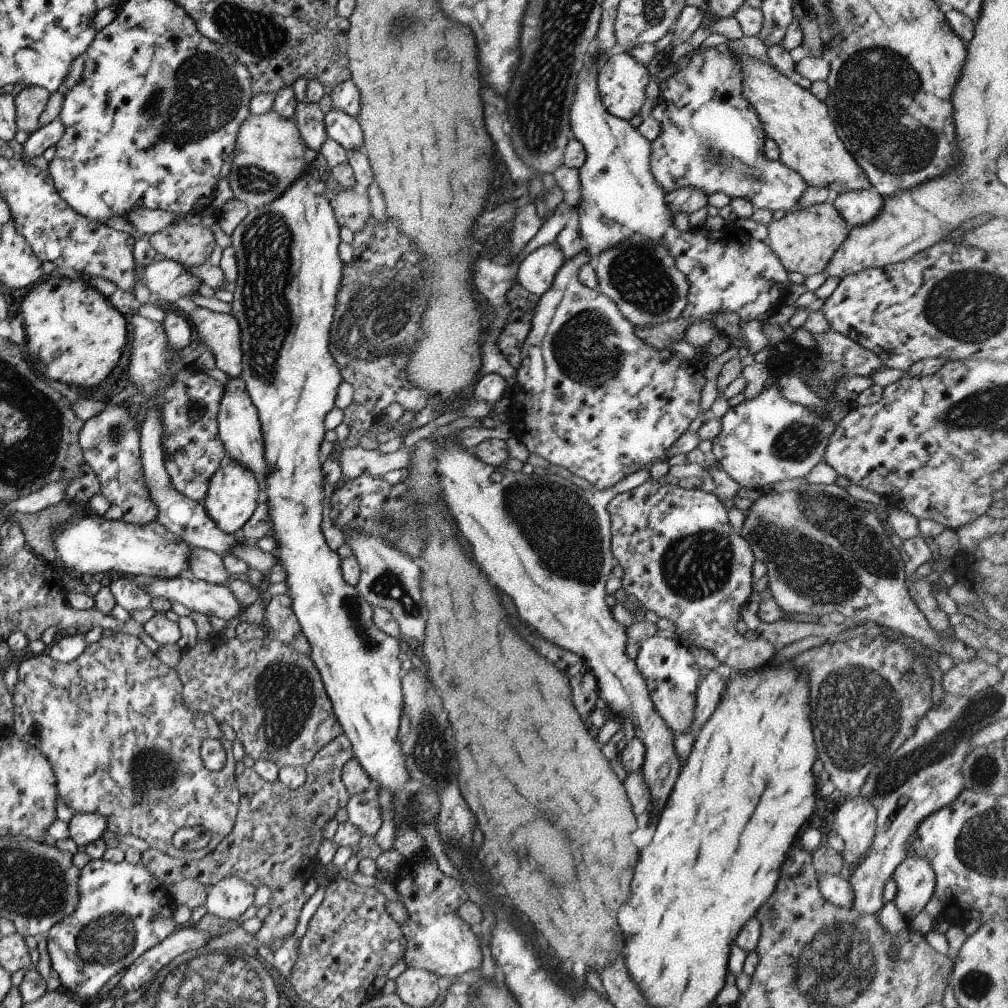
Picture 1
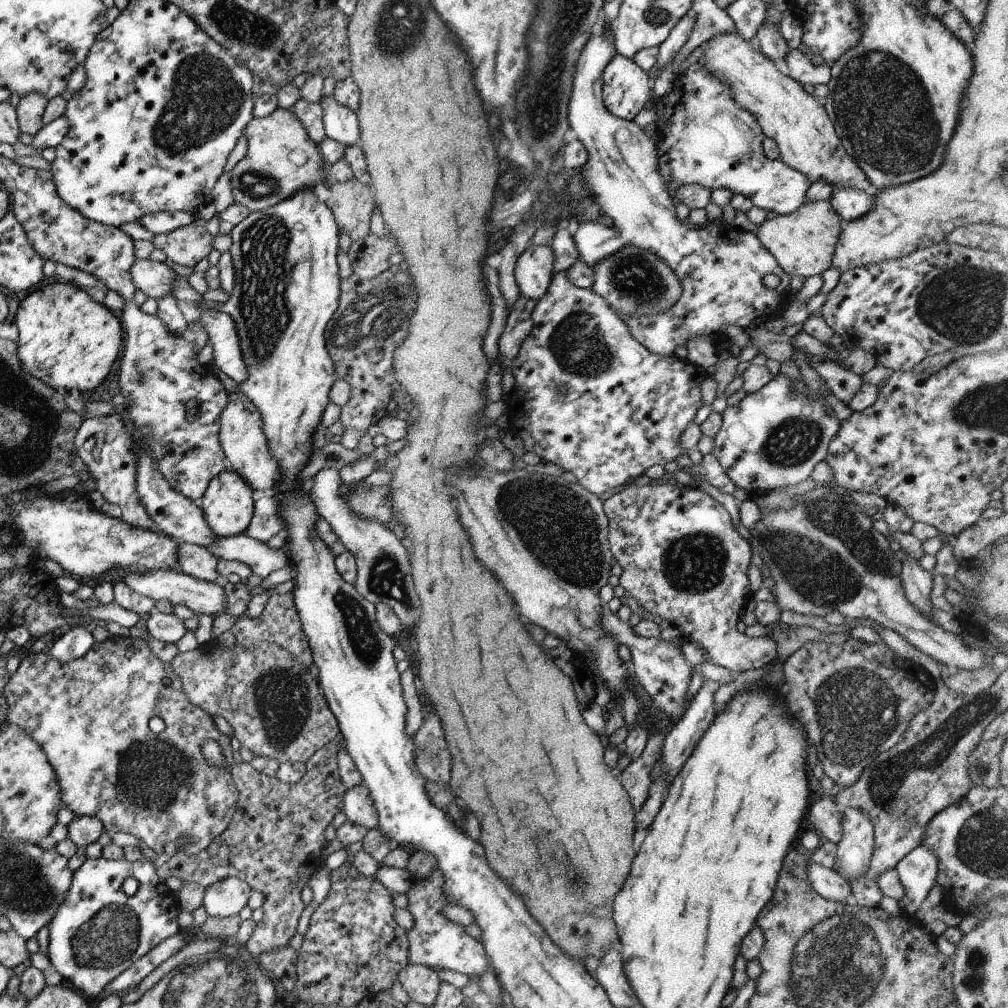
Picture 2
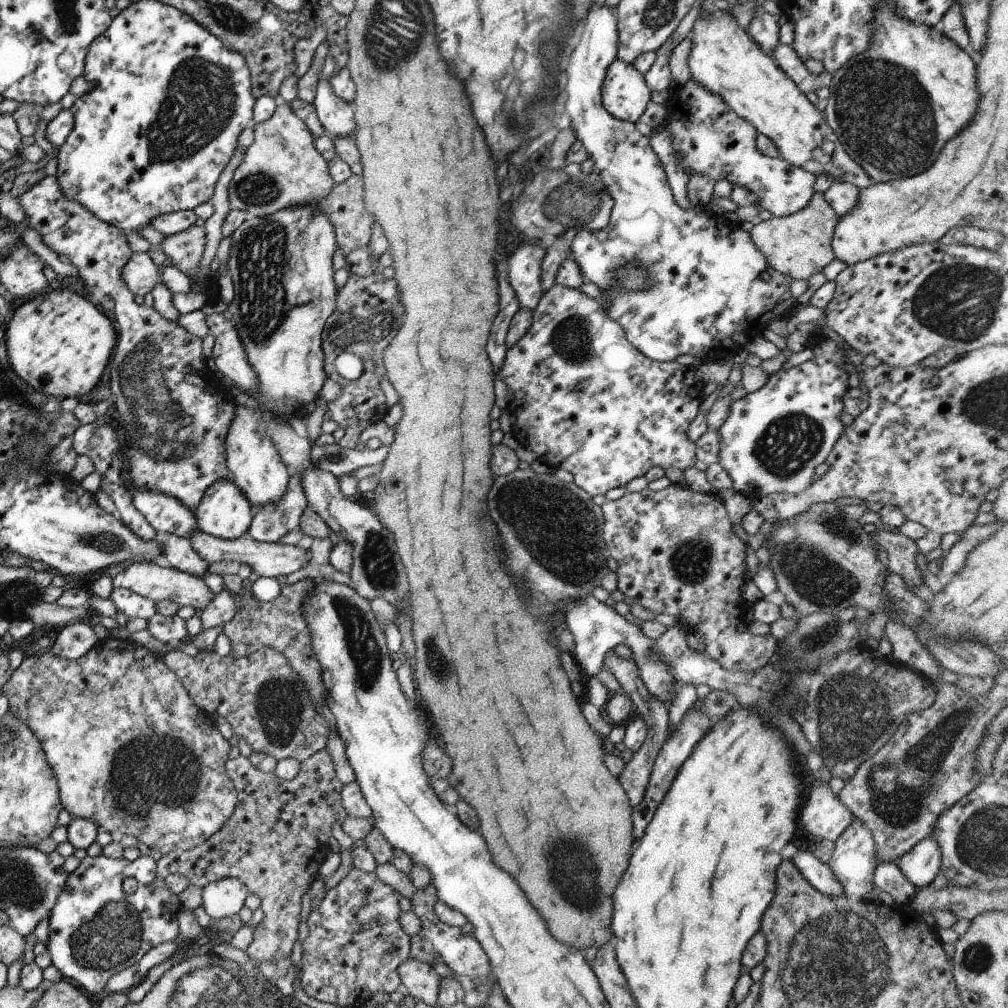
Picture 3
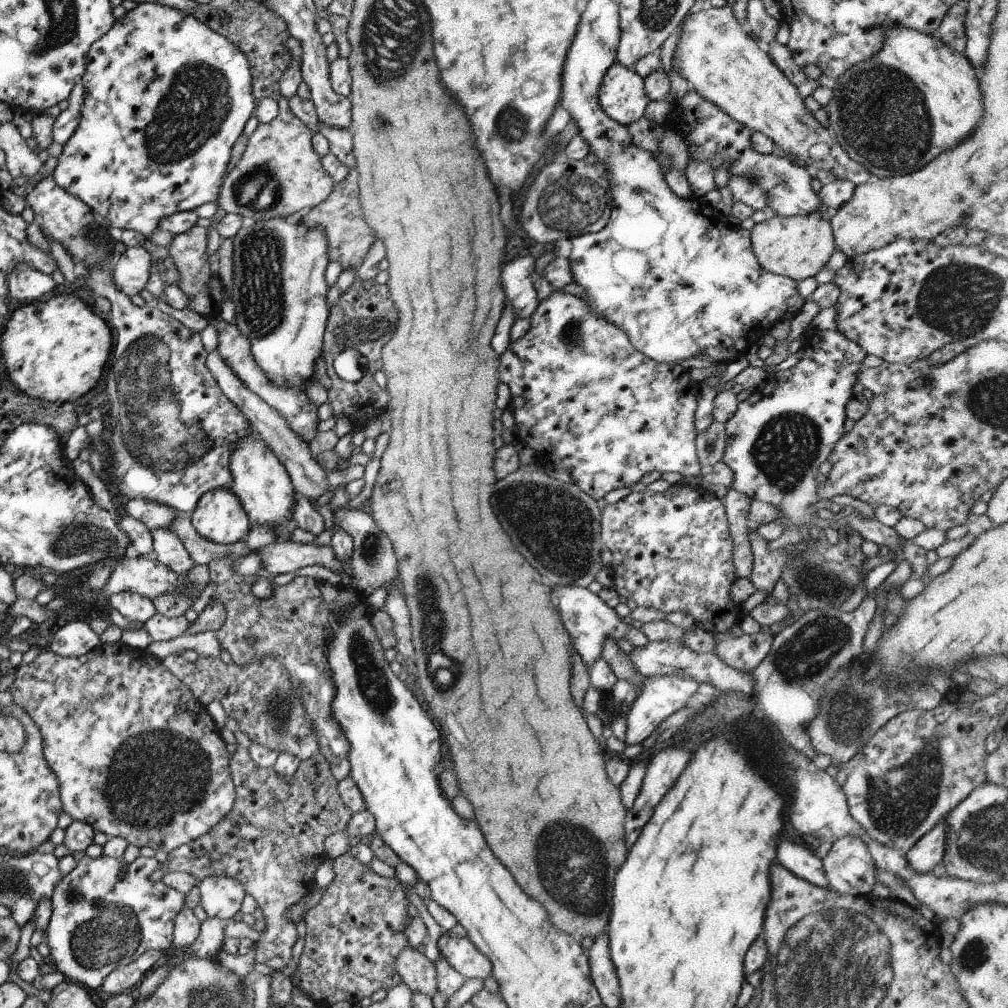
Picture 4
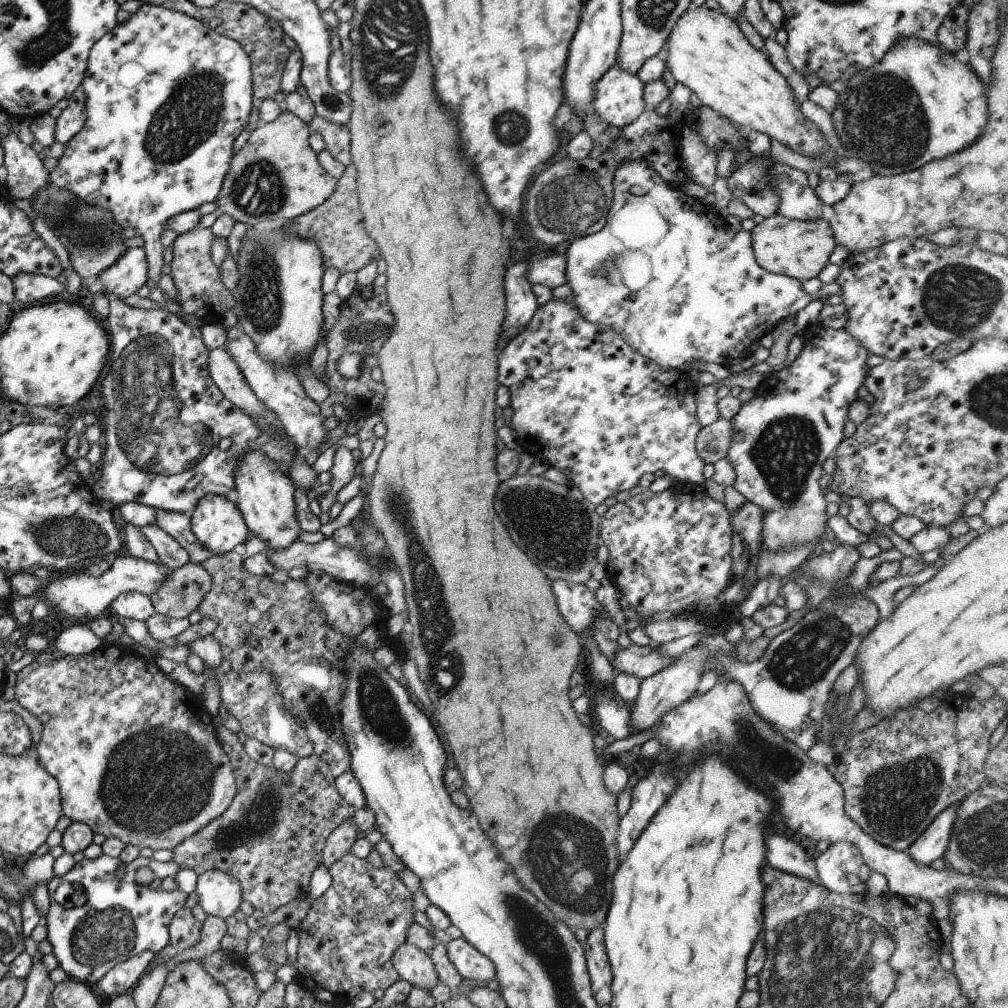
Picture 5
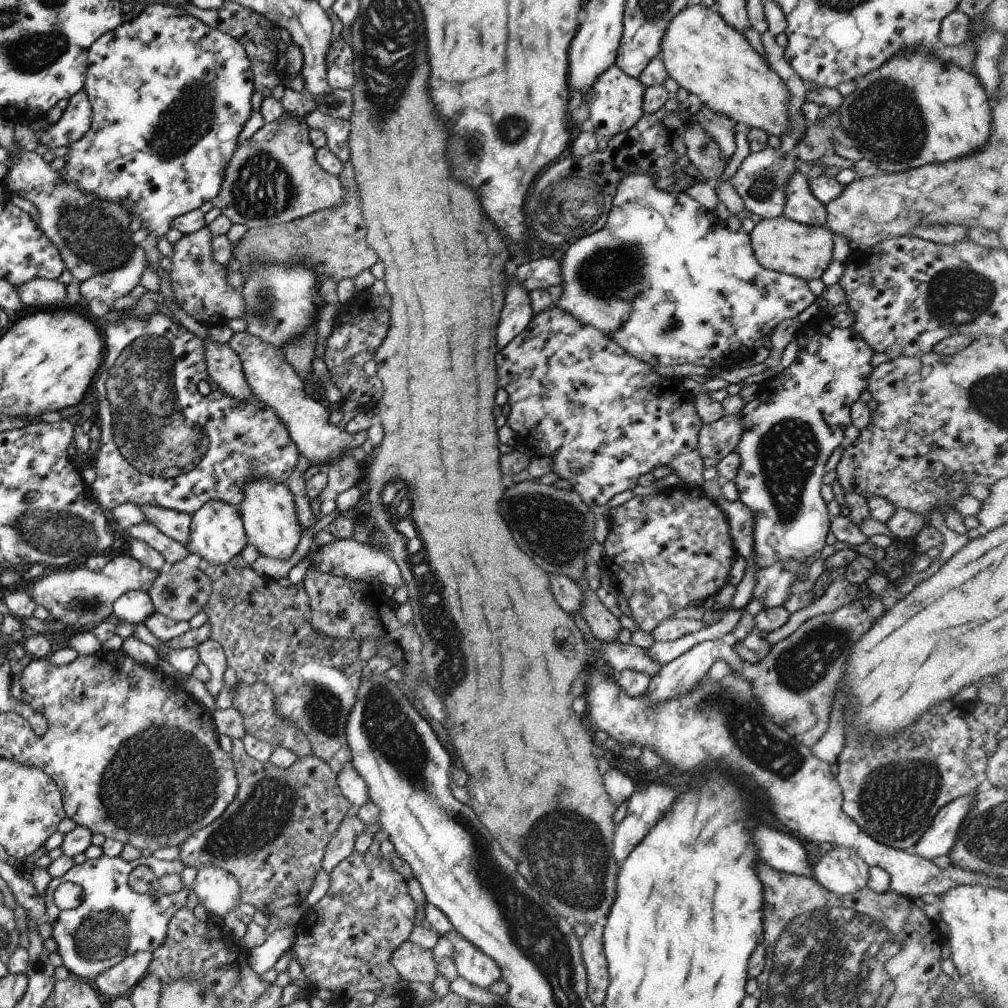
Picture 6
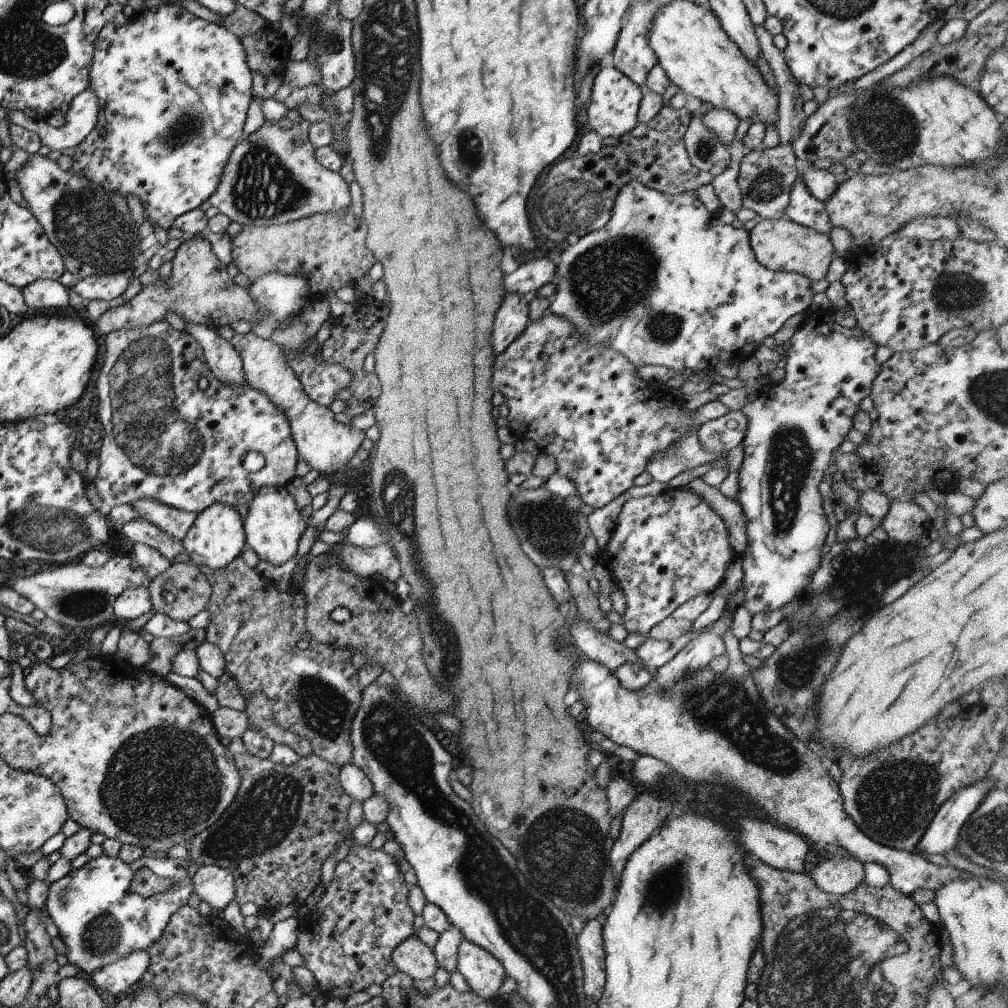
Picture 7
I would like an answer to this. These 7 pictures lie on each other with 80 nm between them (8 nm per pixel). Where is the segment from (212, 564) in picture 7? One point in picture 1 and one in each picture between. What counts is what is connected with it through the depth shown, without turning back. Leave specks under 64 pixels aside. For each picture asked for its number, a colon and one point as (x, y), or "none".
1: (231, 497)
2: (226, 504)
3: (223, 511)
4: (218, 516)
5: (216, 522)
6: (216, 533)

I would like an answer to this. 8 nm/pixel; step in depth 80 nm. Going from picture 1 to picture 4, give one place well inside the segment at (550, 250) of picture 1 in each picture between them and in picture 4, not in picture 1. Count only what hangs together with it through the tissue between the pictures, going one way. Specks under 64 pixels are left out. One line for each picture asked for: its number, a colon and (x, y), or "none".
2: (532, 272)
3: (524, 266)
4: (516, 275)

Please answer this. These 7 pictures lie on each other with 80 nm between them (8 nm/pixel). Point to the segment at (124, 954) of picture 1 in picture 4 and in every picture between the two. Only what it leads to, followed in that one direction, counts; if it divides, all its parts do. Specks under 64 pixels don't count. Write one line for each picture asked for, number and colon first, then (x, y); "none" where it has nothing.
2: (98, 931)
3: (95, 930)
4: (118, 913)

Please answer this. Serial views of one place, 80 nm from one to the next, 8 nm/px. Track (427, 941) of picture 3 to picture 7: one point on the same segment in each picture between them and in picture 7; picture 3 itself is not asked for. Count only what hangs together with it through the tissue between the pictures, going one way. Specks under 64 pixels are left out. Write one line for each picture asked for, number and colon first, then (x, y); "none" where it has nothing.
4: (460, 954)
5: (470, 963)
6: (477, 968)
7: (483, 973)

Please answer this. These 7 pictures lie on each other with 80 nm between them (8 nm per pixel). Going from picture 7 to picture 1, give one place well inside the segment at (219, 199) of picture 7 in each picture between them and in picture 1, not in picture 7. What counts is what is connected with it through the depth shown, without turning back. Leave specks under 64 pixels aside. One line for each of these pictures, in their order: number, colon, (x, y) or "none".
1: (268, 156)
2: (280, 159)
3: (281, 167)
4: (279, 173)
5: (275, 174)
6: (276, 168)

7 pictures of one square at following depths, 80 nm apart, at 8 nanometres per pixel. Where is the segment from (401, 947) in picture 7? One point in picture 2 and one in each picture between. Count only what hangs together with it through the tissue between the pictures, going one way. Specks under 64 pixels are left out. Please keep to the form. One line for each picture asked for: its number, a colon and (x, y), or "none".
2: (420, 983)
3: (421, 982)
4: (418, 974)
5: (414, 966)
6: (413, 964)

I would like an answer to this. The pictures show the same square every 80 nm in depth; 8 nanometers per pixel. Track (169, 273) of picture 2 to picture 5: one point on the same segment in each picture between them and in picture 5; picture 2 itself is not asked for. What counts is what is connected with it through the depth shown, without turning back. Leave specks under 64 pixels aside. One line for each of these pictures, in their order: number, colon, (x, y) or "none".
3: (140, 274)
4: (131, 272)
5: (127, 274)

